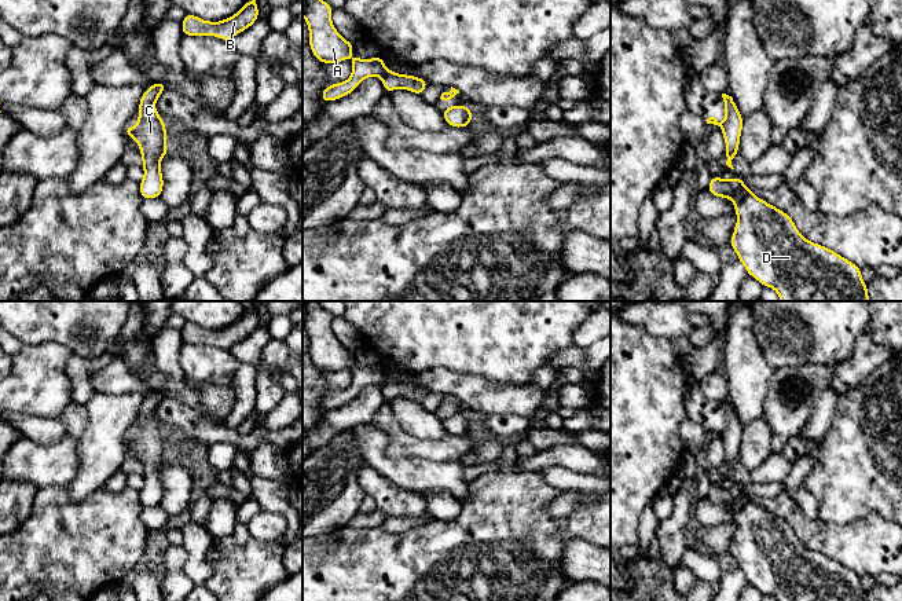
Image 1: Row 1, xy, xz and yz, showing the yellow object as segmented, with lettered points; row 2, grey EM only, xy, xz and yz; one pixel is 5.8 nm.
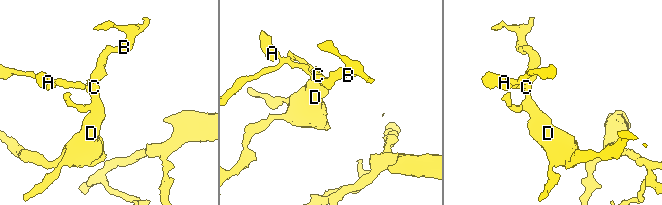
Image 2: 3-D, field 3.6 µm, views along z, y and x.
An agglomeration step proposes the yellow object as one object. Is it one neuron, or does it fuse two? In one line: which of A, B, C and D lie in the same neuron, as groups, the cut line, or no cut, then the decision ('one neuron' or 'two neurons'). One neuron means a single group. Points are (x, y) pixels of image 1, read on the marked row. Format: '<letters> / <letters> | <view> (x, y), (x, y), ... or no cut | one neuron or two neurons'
A / B C D | xz (453, 106), (442, 112) | two neurons

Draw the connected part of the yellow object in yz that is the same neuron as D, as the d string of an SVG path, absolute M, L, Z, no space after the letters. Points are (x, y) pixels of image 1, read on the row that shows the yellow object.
M712 176L707 191L734 202L737 223L730 246L748 275L763 287L773 287L781 301L870 301L861 267L820 243L807 241L789 215L758 198L741 177L726 180Z

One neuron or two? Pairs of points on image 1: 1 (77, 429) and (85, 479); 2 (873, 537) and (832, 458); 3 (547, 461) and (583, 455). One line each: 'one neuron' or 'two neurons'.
1: two neurons
2: two neurons
3: one neuron

